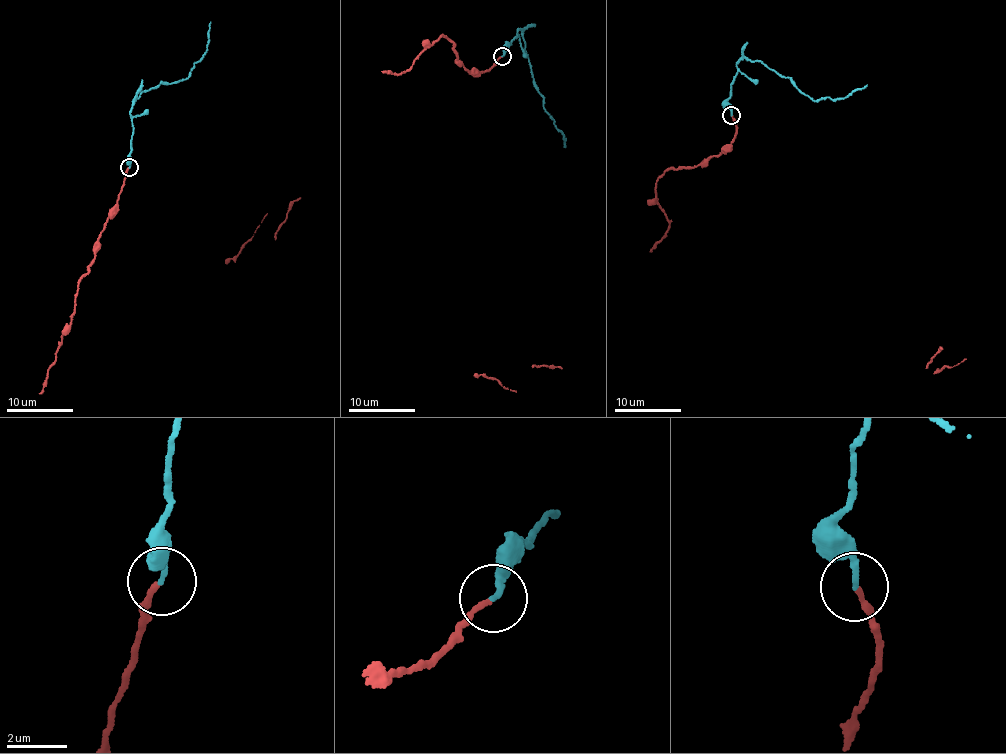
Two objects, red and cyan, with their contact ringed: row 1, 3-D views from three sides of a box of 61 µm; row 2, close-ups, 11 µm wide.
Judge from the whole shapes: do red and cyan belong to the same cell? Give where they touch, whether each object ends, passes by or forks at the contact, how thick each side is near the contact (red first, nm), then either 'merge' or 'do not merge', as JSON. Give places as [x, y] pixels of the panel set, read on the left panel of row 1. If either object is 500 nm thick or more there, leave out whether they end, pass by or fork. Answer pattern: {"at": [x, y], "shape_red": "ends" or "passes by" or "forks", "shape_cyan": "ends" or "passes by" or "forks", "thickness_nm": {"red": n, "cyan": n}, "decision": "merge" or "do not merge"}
{"at": [129, 167], "shape_red": "ends", "shape_cyan": "ends", "thickness_nm": {"red": 170, "cyan": 170}, "decision": "merge"}

